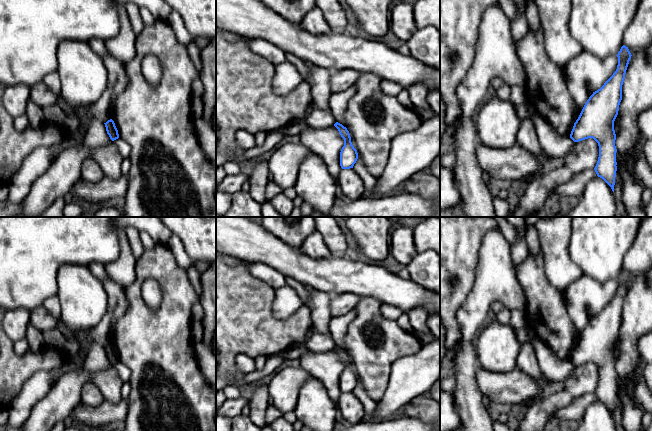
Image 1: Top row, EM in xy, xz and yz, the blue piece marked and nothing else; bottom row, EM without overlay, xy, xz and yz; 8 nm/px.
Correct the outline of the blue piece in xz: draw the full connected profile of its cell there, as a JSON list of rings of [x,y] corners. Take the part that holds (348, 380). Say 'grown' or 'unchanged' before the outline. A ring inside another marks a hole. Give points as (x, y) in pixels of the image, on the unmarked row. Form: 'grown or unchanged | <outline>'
unchanged | [[[336,346],[334,350],[338,353],[339,358],[344,363],[344,370],[342,371],[340,376],[340,390],[342,393],[353,392],[358,383],[358,377],[352,369],[349,355],[346,351],[338,346]]]

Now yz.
unchanged | [[[623,269],[617,278],[616,295],[589,321],[570,358],[574,366],[593,362],[598,367],[599,381],[594,394],[613,416],[617,395],[614,345],[622,324],[622,309],[631,280],[628,271]]]

